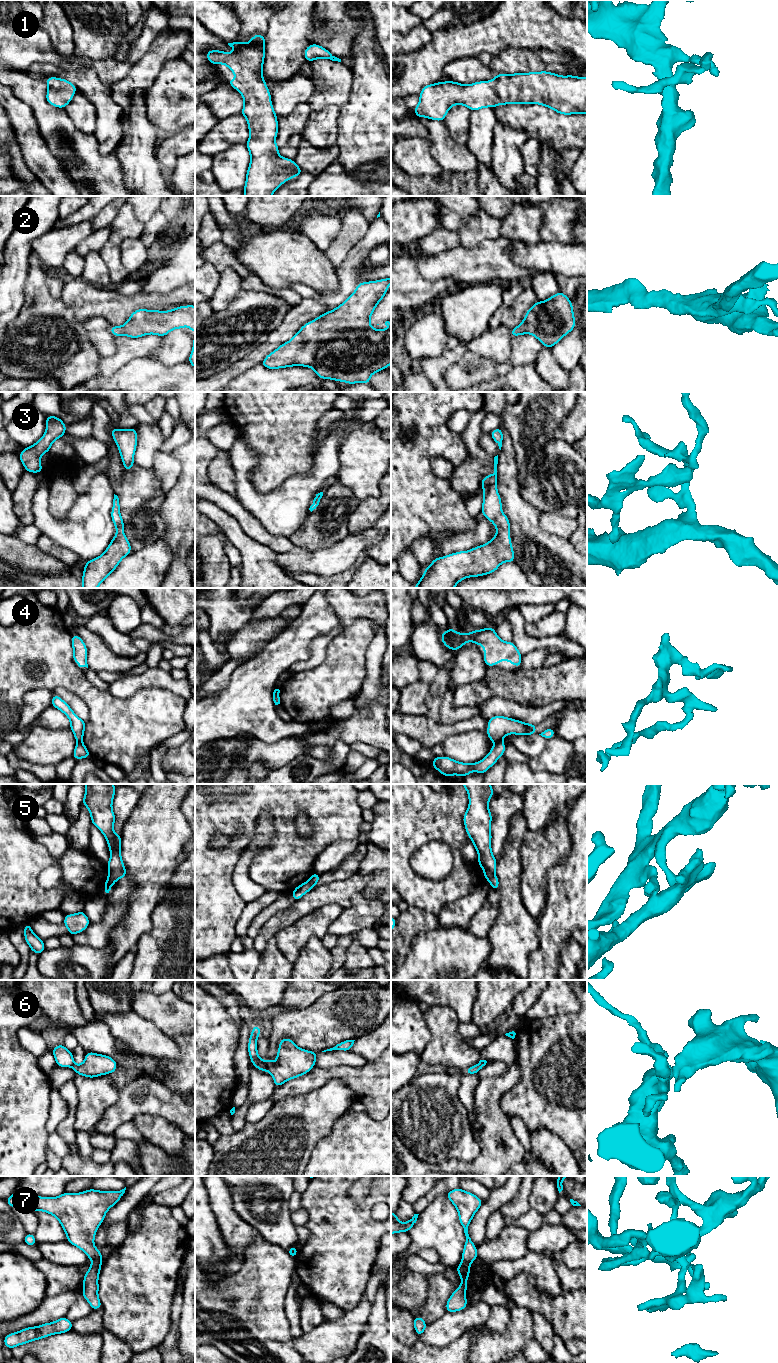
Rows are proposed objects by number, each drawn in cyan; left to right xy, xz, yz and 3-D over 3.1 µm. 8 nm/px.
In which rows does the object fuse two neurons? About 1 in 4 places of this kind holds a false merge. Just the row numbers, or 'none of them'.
4, 5, 6, 7

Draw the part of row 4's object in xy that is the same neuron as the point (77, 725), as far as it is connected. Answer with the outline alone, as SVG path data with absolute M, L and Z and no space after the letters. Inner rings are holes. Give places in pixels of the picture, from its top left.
M54 693L51 706L59 709L63 712L70 720L70 729L74 733L74 737L77 742L83 741L84 729L86 728L86 723L80 719L74 711L70 708L70 706L63 701L56 693Z

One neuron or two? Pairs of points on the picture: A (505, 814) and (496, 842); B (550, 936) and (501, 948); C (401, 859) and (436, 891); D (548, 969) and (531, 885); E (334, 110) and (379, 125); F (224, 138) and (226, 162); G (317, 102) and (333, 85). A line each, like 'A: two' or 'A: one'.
A: one
B: two
C: one
D: two
E: two
F: two
G: one

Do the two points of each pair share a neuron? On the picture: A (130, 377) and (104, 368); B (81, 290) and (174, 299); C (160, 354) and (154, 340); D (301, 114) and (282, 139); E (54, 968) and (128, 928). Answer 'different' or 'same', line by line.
A: different
B: same
C: different
D: same
E: different

